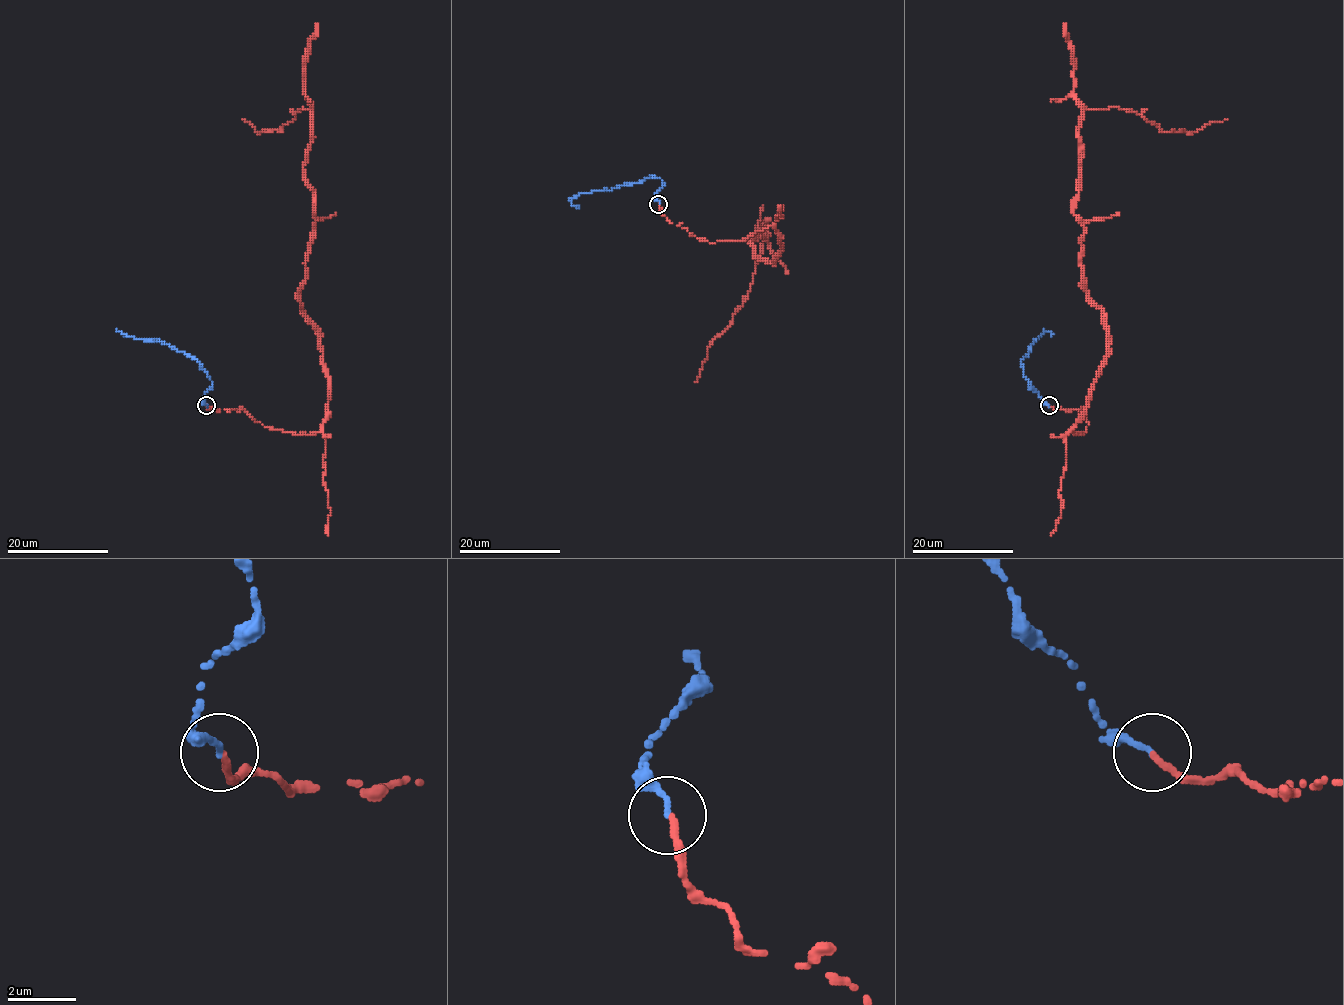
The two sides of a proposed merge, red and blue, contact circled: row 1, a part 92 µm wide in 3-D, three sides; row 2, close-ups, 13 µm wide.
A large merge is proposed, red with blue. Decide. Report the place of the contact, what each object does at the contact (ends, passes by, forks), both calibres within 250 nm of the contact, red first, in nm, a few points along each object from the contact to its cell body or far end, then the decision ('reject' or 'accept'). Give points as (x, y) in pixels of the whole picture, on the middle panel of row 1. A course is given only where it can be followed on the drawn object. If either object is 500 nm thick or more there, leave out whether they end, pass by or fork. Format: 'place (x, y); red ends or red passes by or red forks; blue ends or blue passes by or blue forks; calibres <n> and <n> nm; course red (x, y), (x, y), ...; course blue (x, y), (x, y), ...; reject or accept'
place (658, 204); red ends; blue ends; calibres 200 and 180 nm; course red (659, 203), (714, 243), (779, 234), (772, 263), (751, 243), (767, 229), (695, 381); course blue (659, 203), (655, 195), (664, 183), (650, 176), (611, 190), (582, 192), (570, 200), (578, 206); accept

